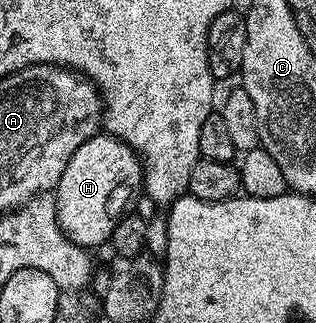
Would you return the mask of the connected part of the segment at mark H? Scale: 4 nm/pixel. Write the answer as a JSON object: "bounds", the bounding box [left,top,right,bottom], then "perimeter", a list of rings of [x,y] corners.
{"bounds":[55,135,142,249],"perimeter":[[[92,135],[83,141],[83,145],[79,145],[79,149],[75,149],[75,157],[67,161],[67,169],[63,169],[63,177],[59,177],[55,188],[57,220],[65,236],[84,249],[92,249],[100,243],[108,244],[115,225],[119,225],[142,191],[141,155],[115,135]]]}

